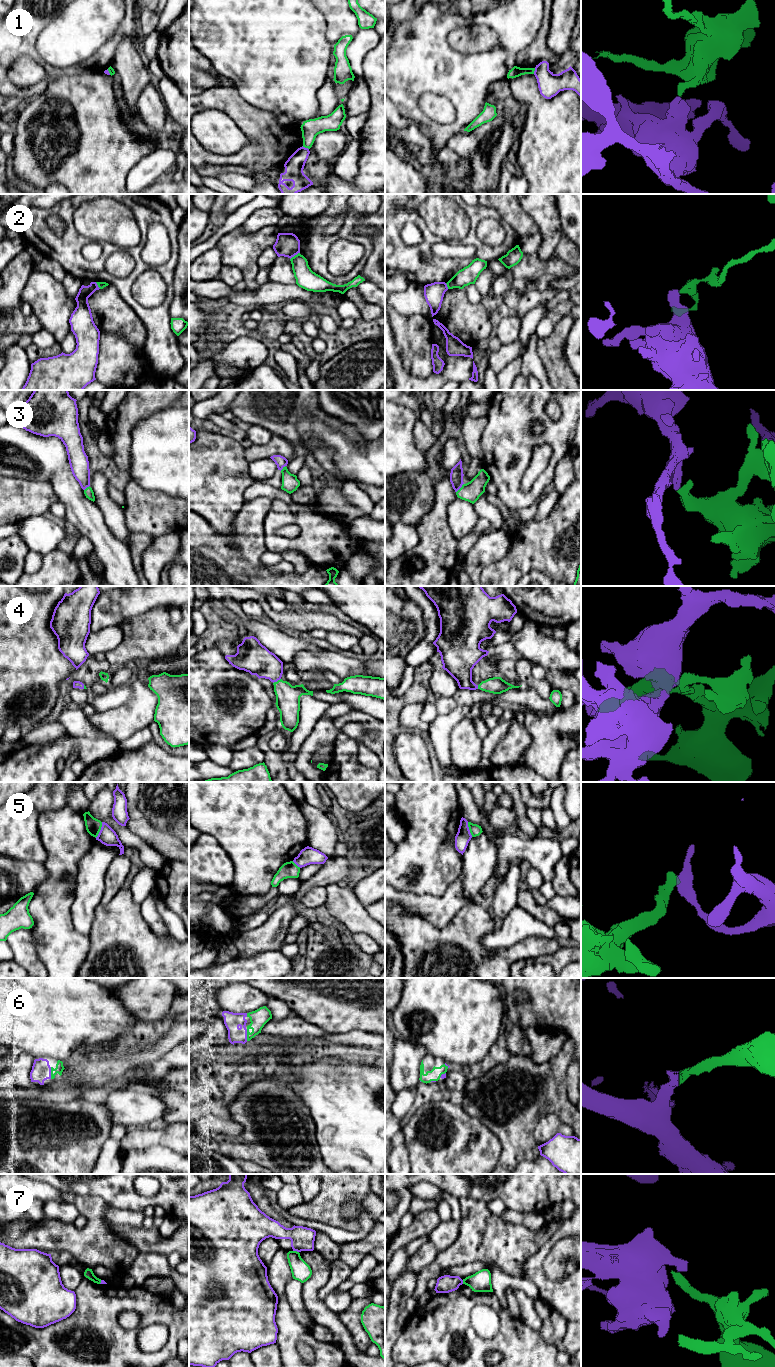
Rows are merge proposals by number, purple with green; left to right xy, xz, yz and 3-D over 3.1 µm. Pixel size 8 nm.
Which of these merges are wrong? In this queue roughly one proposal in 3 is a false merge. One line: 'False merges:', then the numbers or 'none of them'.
False merges: 1, 2, 5, 7

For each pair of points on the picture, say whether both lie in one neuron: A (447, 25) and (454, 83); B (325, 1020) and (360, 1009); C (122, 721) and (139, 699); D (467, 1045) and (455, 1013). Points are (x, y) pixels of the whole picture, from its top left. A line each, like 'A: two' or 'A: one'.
A: one
B: one
C: one
D: one

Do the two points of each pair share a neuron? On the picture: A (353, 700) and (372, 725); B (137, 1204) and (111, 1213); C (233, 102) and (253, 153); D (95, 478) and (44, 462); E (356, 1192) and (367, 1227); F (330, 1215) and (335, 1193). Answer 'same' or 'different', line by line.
A: different
B: different
C: same
D: different
E: different
F: same

